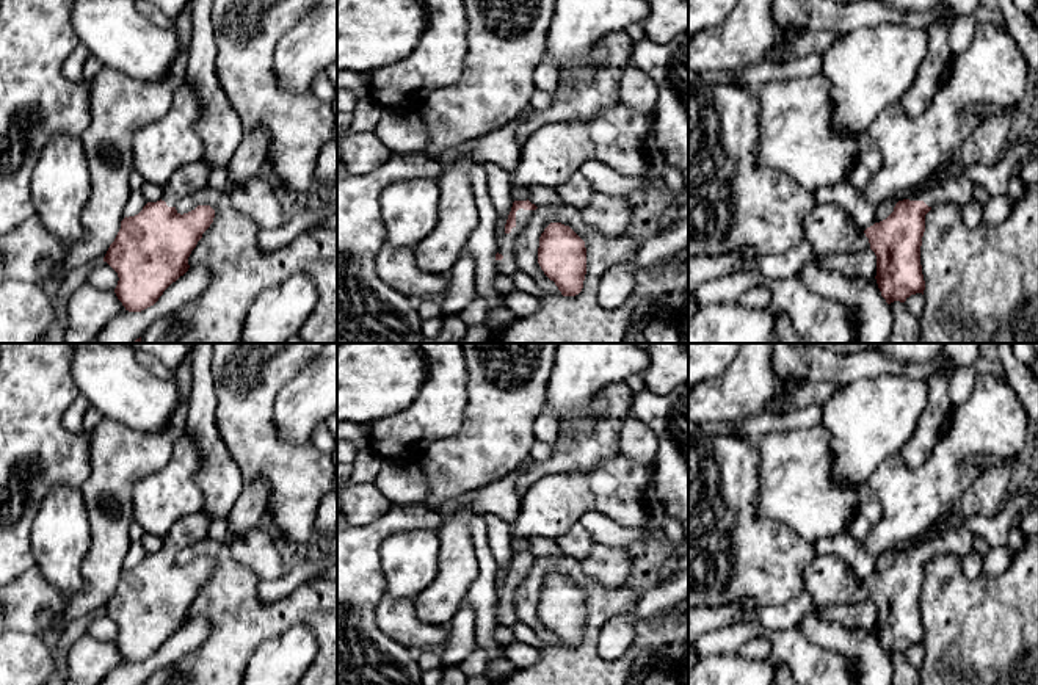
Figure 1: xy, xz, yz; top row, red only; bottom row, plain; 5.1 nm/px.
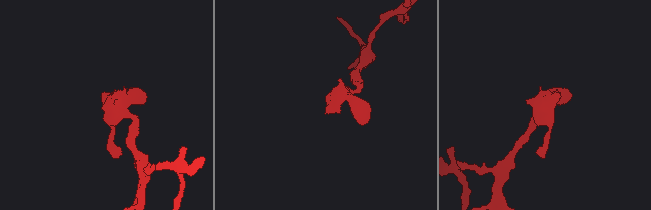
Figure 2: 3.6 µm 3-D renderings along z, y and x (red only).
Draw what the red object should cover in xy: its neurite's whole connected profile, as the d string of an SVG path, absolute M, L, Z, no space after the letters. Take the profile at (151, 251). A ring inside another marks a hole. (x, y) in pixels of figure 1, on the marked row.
M204 158L177 168L162 187L162 198L157 202L147 202L138 215L121 221L121 229L103 262L118 273L114 293L125 310L141 312L154 306L163 292L188 271L188 257L213 223L215 210L210 205L198 205L180 215L176 207L185 196L204 188L210 172L212 168Z

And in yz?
M960 158L933 172L928 179L911 188L911 194L898 201L894 212L883 221L864 230L870 249L876 256L876 284L887 304L894 301L905 303L911 295L925 290L925 281L920 265L920 246L925 232L925 215L938 204L952 202L961 210L974 198L974 185L964 174L964 163Z

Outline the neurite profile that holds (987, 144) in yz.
M971 105L964 113L977 119L977 127L964 141L960 160L964 166L1000 161L1008 147L1011 113L993 105Z

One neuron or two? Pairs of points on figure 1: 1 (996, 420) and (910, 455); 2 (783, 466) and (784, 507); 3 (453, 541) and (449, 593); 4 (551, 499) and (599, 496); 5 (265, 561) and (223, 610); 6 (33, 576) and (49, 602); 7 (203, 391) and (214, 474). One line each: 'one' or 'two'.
1: two
2: one
3: one
4: one
5: two
6: one
7: one

